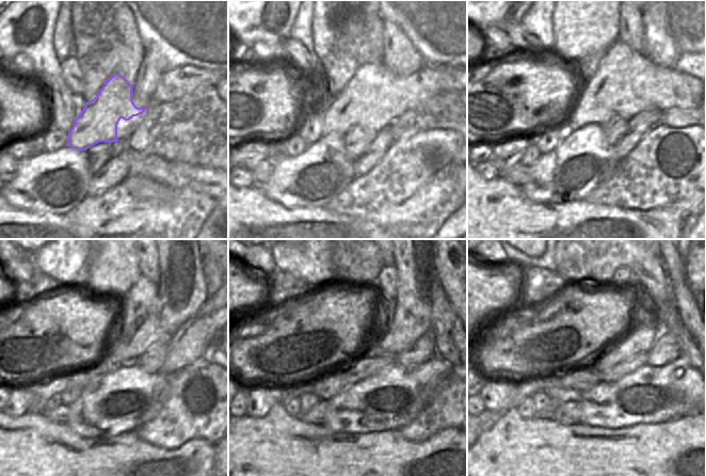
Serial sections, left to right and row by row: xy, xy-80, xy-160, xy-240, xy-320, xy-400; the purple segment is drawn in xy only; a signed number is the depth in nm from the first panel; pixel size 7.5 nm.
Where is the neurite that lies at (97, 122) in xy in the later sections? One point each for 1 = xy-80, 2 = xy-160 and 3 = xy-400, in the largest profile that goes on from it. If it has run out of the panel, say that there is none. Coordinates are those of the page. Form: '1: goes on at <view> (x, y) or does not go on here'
1: goes on at xy-80 (342, 111)
2: goes on at xy-160 (598, 98)
3: goes on at xy-400 (623, 279)

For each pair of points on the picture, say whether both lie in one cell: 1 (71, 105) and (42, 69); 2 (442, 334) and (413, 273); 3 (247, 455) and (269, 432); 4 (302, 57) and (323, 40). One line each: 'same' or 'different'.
1: same
2: different
3: same
4: different

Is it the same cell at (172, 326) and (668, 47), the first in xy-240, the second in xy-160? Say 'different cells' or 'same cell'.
same cell

